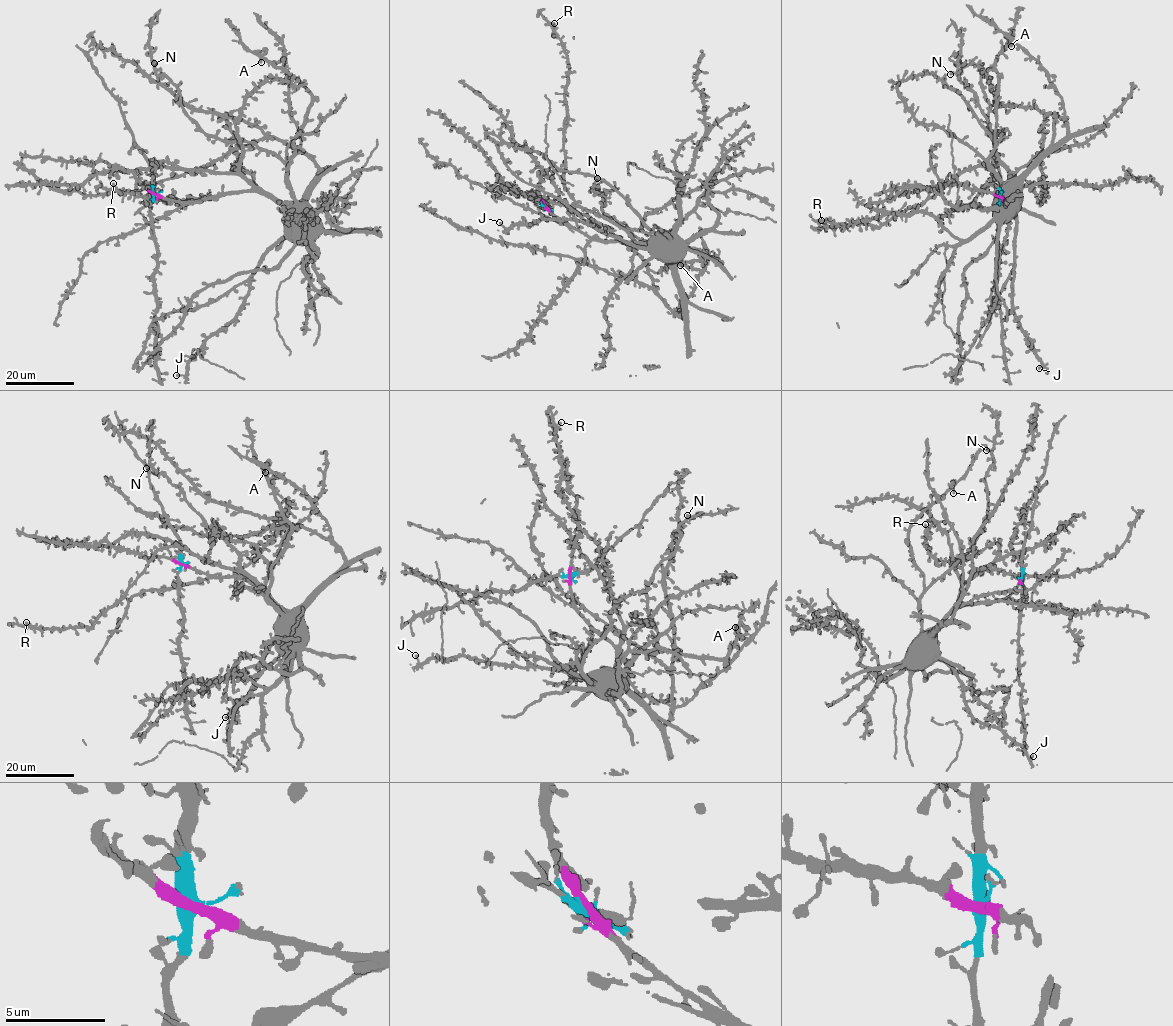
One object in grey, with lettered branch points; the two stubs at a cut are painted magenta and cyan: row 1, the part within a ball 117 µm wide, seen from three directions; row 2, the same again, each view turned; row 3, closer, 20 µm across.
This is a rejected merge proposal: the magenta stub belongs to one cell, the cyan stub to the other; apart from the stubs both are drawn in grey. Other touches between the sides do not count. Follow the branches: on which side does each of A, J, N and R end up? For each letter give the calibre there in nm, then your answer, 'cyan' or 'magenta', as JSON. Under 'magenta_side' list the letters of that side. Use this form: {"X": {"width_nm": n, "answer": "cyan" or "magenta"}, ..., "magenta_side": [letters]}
{"A": {"width_nm": 360, "answer": "magenta"}, "J": {"width_nm": 240, "answer": "magenta"}, "N": {"width_nm": 440, "answer": "magenta"}, "R": {"width_nm": 300, "answer": "magenta"}, "magenta_side": ["A", "J", "N", "R"]}

